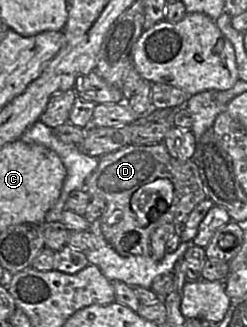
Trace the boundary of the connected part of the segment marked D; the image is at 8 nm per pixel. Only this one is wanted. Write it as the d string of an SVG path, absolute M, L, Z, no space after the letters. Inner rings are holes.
M164 142L153 145L129 144L114 152L102 155L99 158L98 166L86 179L84 190L90 196L99 196L104 200L105 209L100 217L101 231L110 246L124 257L150 255L150 236L152 232L164 224L182 225L193 209L206 198L198 167L193 158L185 162L178 161L169 154ZM156 179L167 179L172 183L174 187L172 201L168 206L163 202L165 199L161 202L155 200L155 208L147 209L149 213L146 214L146 218L144 218L144 221L140 220L143 218L140 218L140 211L137 209L138 199L135 199L132 203L131 197L139 188Z

